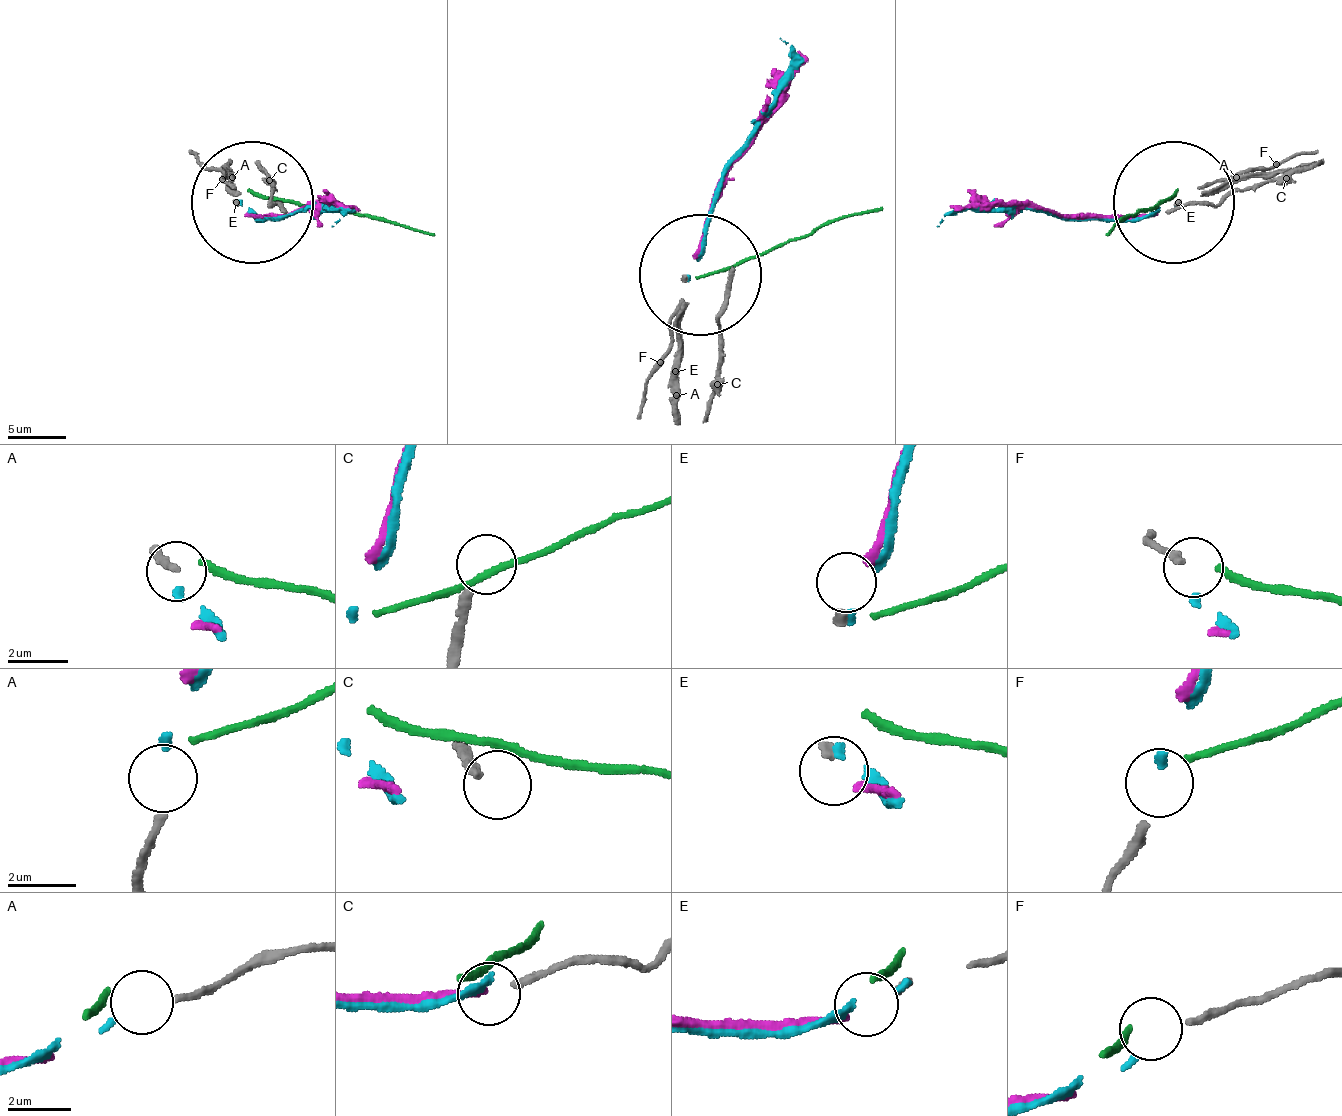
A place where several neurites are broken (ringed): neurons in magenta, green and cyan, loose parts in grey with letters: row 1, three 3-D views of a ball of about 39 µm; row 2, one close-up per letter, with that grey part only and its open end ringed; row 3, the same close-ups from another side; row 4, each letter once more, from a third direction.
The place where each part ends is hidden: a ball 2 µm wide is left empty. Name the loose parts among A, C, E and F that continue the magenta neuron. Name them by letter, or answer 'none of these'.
E

